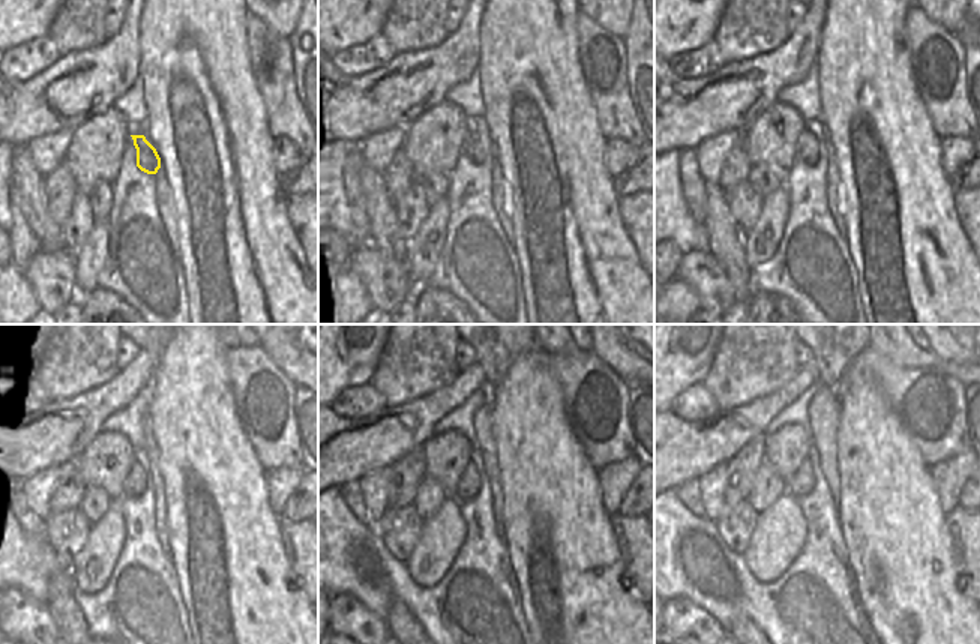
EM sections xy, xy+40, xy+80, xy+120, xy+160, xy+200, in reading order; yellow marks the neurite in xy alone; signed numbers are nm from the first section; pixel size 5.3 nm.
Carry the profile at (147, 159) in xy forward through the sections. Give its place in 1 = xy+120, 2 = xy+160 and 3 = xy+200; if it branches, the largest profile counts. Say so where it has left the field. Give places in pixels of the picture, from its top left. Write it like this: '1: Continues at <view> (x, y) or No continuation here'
1: Continues at xy+120 (134, 485)
2: Continues at xy+160 (468, 484)
3: Continues at xy+200 (803, 481)

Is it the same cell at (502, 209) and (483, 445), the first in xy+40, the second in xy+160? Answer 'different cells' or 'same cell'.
same cell

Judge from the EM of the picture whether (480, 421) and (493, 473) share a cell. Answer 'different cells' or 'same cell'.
same cell

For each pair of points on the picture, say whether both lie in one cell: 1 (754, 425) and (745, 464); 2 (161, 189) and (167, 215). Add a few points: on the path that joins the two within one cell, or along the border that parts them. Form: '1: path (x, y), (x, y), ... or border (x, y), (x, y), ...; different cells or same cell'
1: border (764, 431), (751, 439), (725, 463); different cells
2: path (164, 195), (167, 209); same cell

